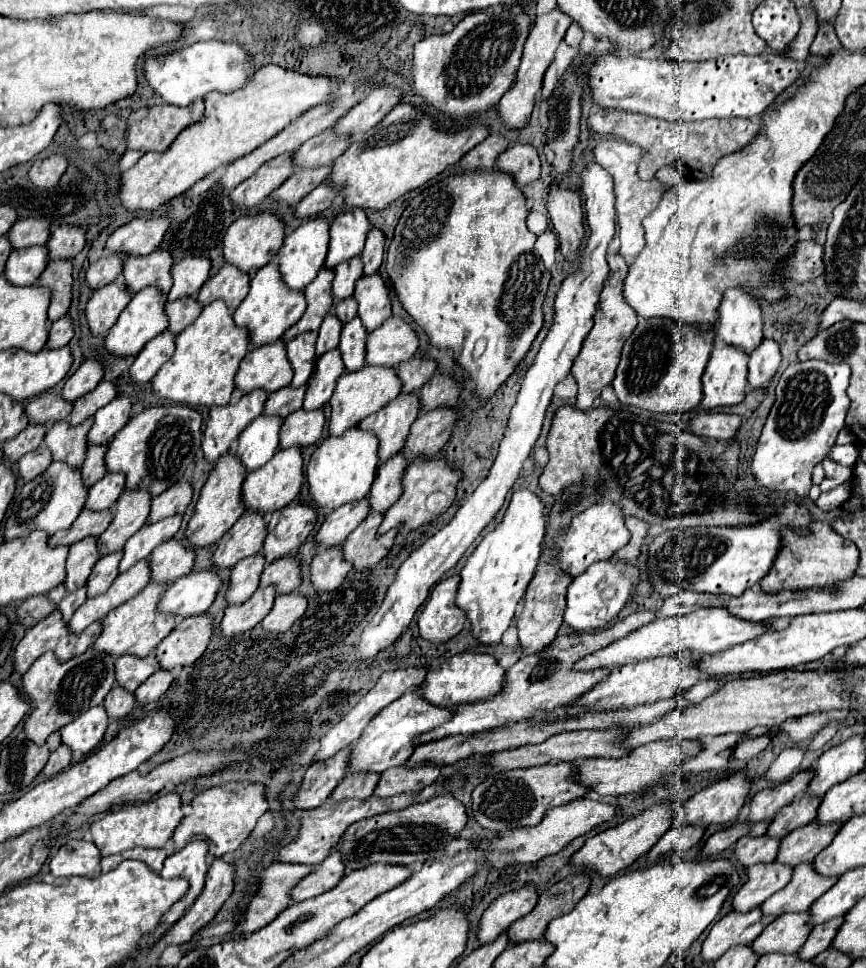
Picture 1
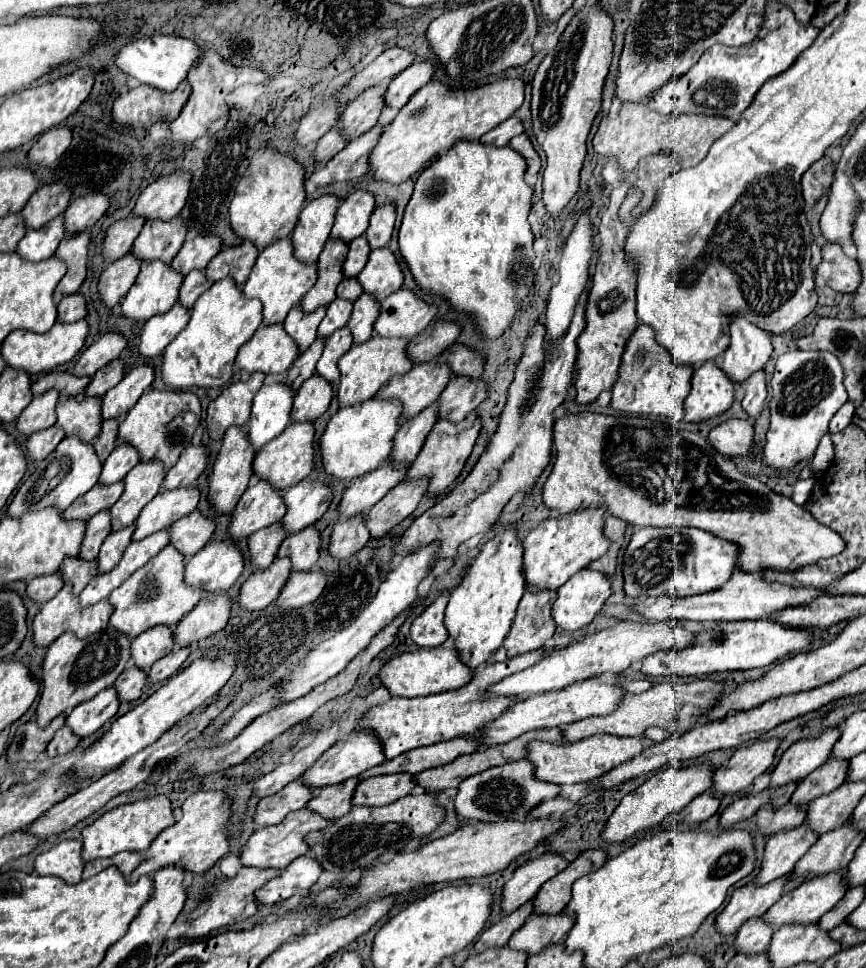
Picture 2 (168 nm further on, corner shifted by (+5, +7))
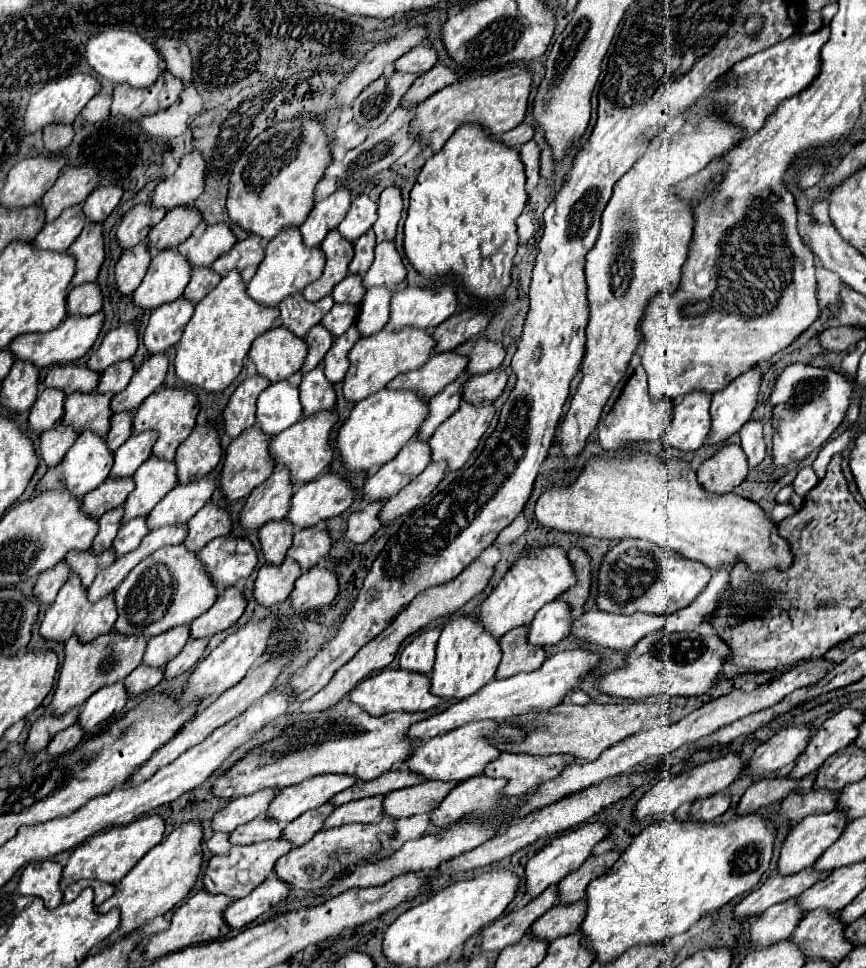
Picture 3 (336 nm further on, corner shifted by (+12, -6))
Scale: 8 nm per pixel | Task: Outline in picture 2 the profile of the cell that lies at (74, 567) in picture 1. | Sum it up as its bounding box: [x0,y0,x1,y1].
[80,510,110,560]

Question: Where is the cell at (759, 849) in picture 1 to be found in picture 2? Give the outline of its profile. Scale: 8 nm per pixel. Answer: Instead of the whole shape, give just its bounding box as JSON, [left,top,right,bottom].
[756,802,806,836]

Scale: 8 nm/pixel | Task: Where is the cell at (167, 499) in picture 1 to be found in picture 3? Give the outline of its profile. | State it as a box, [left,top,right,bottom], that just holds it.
[175,421,221,485]

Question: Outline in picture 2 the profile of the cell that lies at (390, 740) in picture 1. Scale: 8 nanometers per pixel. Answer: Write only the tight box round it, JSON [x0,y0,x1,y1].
[300,732,384,790]

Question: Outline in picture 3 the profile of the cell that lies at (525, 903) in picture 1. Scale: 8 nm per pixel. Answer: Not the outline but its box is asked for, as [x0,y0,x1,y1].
[525,825,607,899]

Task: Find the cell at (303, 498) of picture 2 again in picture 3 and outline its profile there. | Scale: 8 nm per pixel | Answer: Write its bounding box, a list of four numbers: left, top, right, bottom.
[287,473,351,529]

